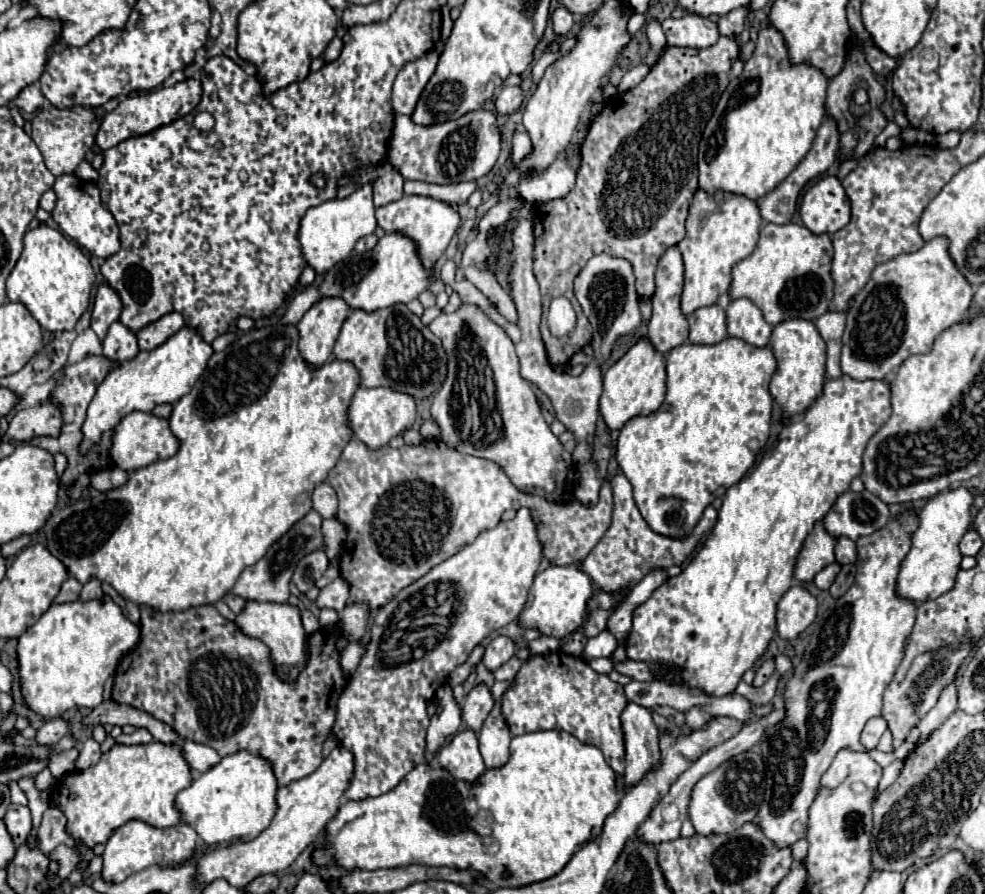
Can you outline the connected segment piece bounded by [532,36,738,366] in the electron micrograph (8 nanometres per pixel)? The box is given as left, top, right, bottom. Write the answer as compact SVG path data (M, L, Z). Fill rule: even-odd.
M720 36L720 40L704 50L692 48L678 48L668 46L650 74L632 90L618 94L604 104L604 108L596 114L586 138L584 138L584 156L578 168L578 178L574 190L558 200L550 202L536 202L532 204L534 216L534 274L538 278L542 290L542 340L546 346L548 362L552 366L568 364L570 356L584 348L590 342L592 326L588 318L582 314L582 308L574 296L574 278L582 272L586 262L598 254L612 254L616 258L626 258L632 264L636 276L636 292L640 298L652 298L654 294L654 272L656 262L664 254L666 248L676 246L686 236L686 218L694 194L698 190L698 142L702 132L708 124L708 118L718 104L718 98L728 86L728 72L730 72L730 56L738 58L738 44L732 38ZM626 188L626 198L614 194L614 190ZM564 296L572 302L578 326L574 332L566 336L552 336L546 324L546 312L554 298Z

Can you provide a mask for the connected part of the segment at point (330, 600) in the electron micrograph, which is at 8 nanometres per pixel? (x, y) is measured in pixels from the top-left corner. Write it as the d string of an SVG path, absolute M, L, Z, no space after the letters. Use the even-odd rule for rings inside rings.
M336 578L326 588L322 588L316 598L318 608L342 610L346 606L346 602L348 602L348 586L346 586L346 582L342 582L342 578Z

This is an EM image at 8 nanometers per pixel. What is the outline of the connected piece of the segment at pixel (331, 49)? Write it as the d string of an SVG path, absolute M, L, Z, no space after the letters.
M334 36L332 38L332 42L328 44L328 48L324 50L324 60L326 62L332 62L332 60L336 60L338 56L340 56L340 52L342 52L342 48L344 48L344 42L342 42L342 38L338 38L338 36Z

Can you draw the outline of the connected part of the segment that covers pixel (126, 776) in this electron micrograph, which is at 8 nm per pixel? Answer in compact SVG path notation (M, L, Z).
M160 742L140 744L140 746L124 746L116 744L110 752L102 754L96 766L86 770L76 770L66 774L54 784L54 792L50 792L50 802L64 812L66 816L66 832L72 836L76 844L84 844L86 848L94 848L98 844L106 844L114 830L124 826L130 820L142 820L154 828L170 828L180 822L180 812L174 808L174 798L180 790L190 786L190 766L186 764L182 750L178 746L166 746Z

